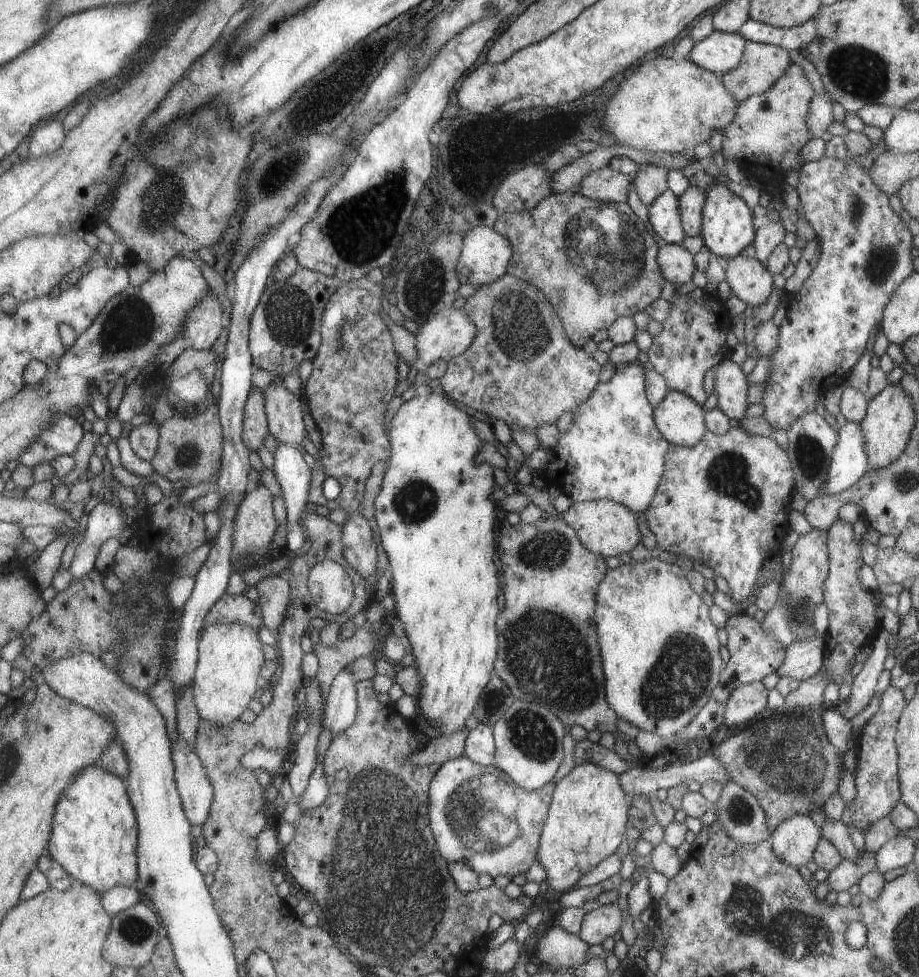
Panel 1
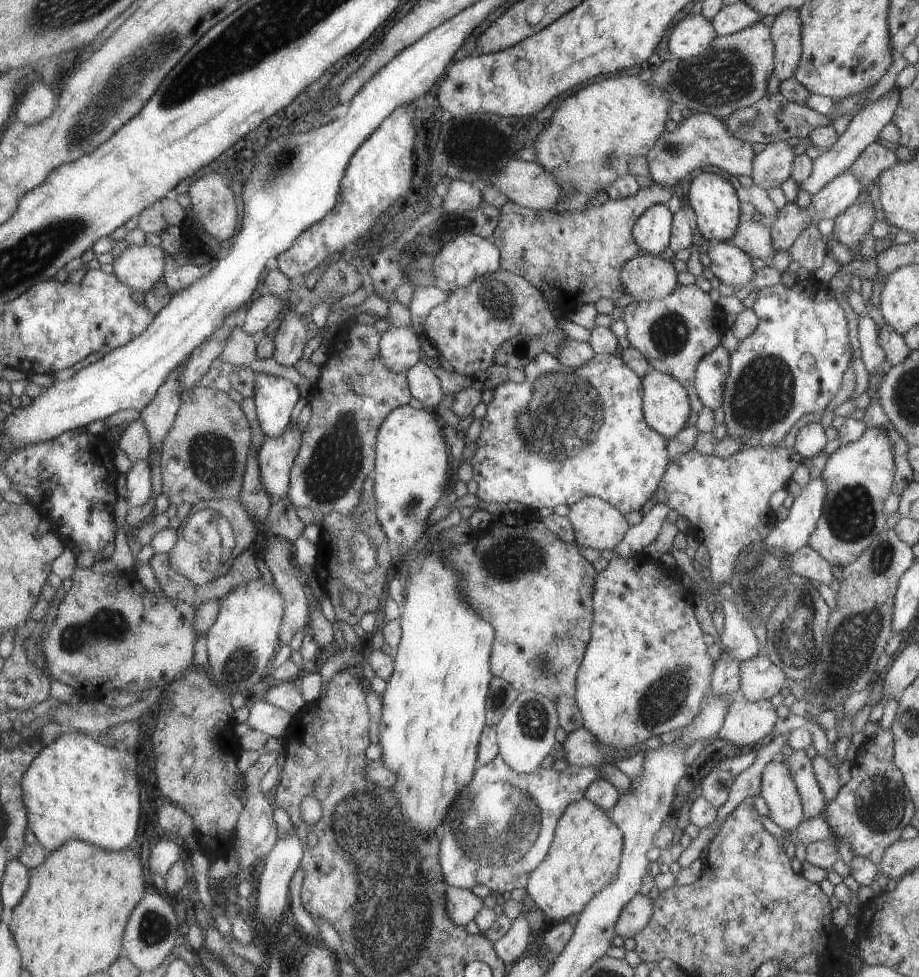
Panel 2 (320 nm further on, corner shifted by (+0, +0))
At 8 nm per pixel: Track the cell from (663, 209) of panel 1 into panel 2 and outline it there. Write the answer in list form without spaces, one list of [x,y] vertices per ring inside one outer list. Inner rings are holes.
[[[655,202],[637,218],[632,236],[639,249],[651,255],[659,255],[668,248],[671,227],[672,214],[666,203]]]

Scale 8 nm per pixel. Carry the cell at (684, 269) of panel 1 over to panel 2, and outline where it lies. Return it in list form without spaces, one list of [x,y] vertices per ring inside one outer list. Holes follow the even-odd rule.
[[[639,255],[621,266],[624,292],[634,301],[661,299],[671,294],[678,285],[677,272],[671,260],[656,255]]]

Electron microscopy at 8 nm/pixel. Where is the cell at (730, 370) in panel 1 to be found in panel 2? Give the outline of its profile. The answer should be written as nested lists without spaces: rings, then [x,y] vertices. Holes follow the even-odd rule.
[[[717,346],[696,367],[695,382],[697,395],[704,408],[714,411],[723,402],[724,386],[728,381],[730,354]]]

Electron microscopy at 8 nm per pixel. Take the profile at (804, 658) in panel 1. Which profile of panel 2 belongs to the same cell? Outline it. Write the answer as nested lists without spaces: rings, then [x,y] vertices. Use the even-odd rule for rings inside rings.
[[[760,654],[739,663],[739,690],[741,700],[768,700],[783,688],[784,671],[770,658]]]

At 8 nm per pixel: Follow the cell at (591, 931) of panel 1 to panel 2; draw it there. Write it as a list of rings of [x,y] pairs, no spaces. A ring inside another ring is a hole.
[[[636,894],[627,905],[621,909],[620,920],[616,931],[624,939],[634,937],[649,920],[652,913],[652,900],[647,895]]]

